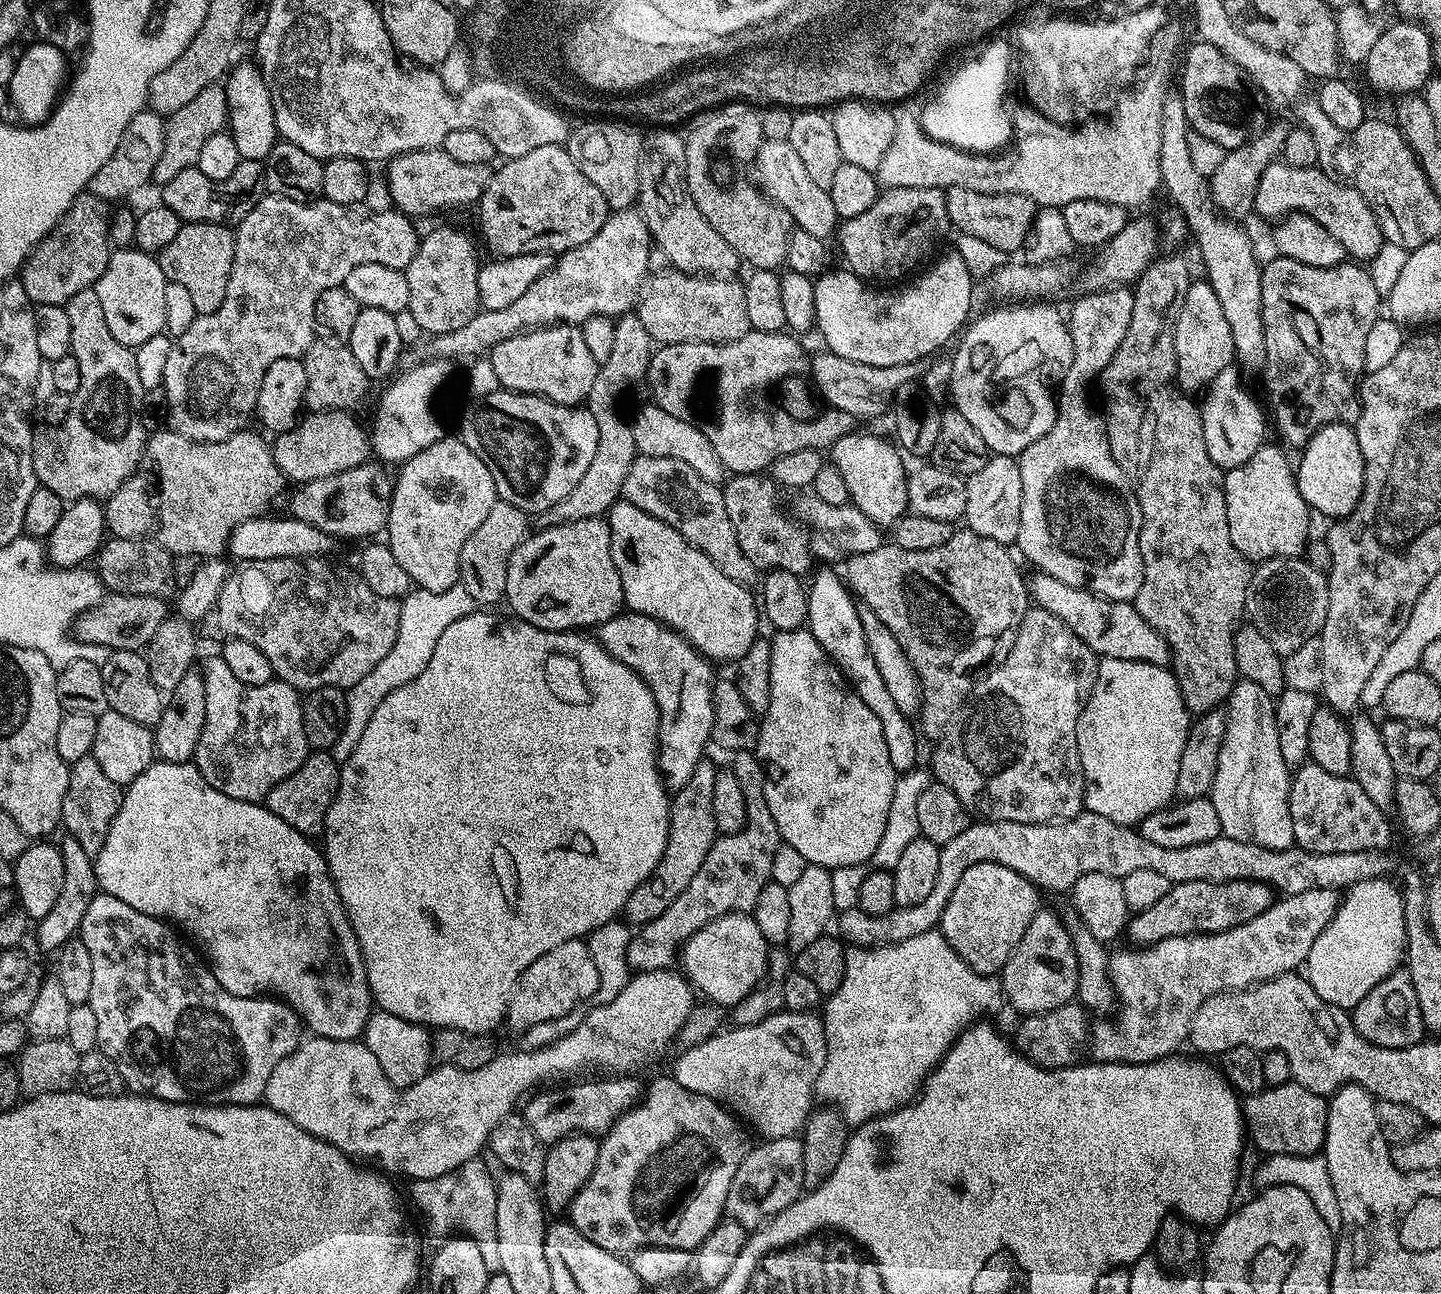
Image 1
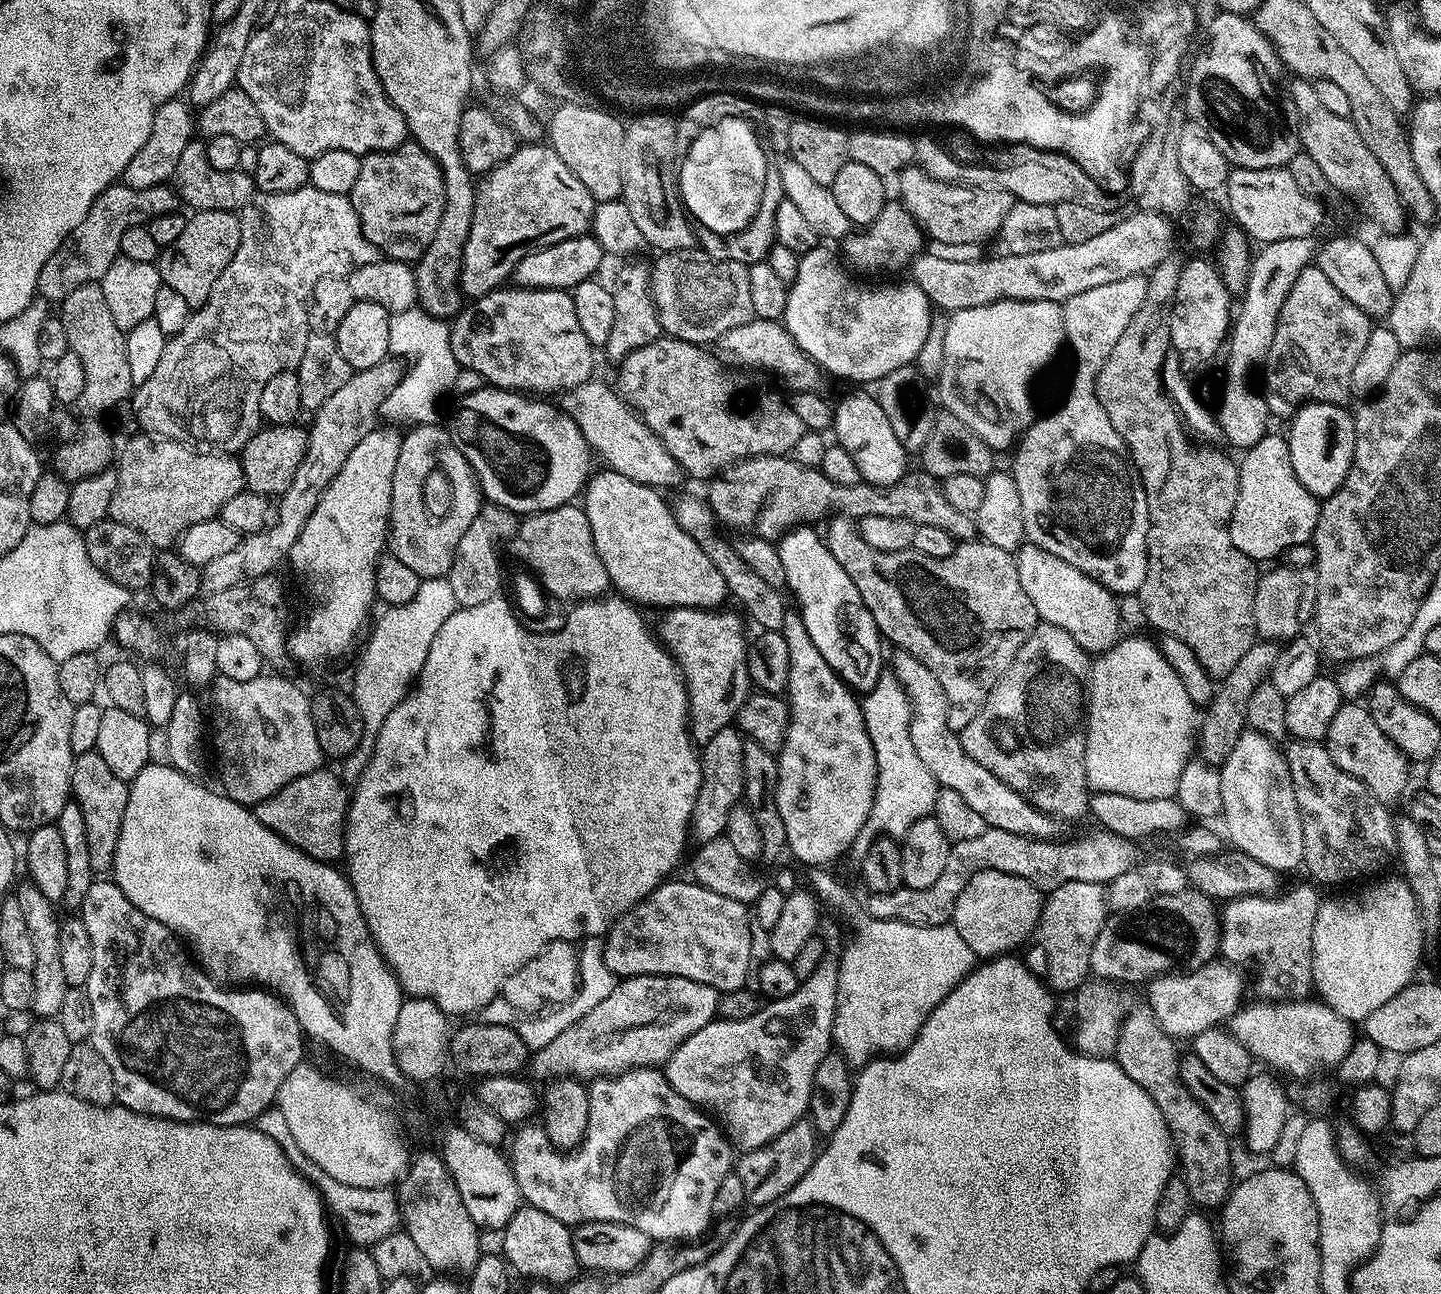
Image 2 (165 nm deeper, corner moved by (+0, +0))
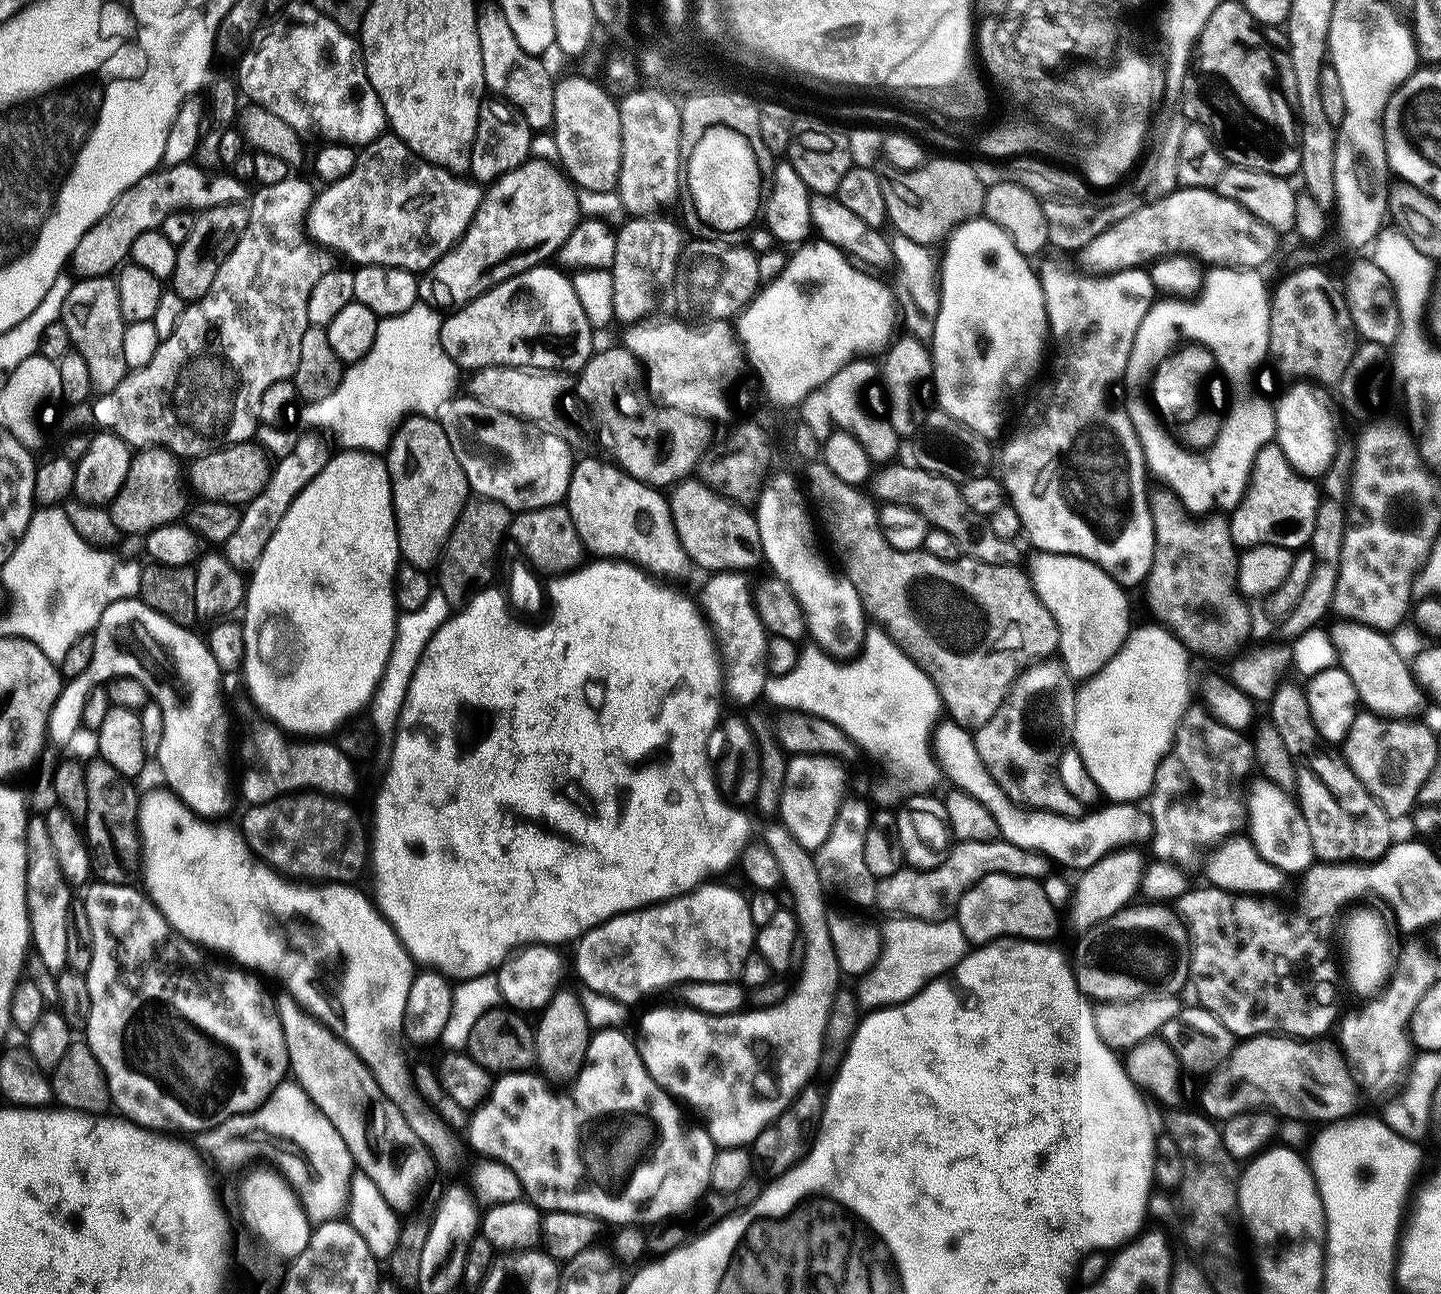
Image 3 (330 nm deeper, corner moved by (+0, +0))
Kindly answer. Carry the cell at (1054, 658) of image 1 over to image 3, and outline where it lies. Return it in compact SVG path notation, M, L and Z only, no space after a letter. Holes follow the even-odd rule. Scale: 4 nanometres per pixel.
M1038 662L1021 672L1020 677L1012 684L1012 691L1008 693L1008 699L994 714L994 718L990 718L990 722L986 722L981 728L975 729L974 739L978 750L978 758L982 758L986 770L990 770L990 778L994 778L994 782L998 782L998 786L1002 788L1013 803L1029 810L1052 812L1058 816L1079 818L1085 815L1085 805L1080 804L1078 798L1074 798L1074 794L1070 794L1070 790L1066 790L1066 786L1062 786L1062 782L1054 771L1052 739L1059 734L1060 727L1063 724L1065 727L1066 721L1071 717L1074 696L1070 688L1068 692L1067 686L1064 685L1066 676L1061 665L1056 662L1052 663Z

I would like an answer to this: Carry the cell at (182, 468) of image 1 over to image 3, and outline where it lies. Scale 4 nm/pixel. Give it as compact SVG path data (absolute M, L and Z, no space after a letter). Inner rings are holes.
M145 448L137 451L130 462L130 470L126 474L126 482L122 482L122 490L112 499L110 511L114 518L114 526L122 534L128 532L140 532L147 534L163 524L177 523L183 517L186 511L184 496L180 493L180 480L182 484L182 468L180 472L181 461L173 456L167 448Z

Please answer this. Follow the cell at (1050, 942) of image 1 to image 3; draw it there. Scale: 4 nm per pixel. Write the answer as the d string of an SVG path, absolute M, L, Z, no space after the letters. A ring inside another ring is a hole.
M1136 846L1119 848L1109 856L1103 856L1094 866L1083 869L1079 873L1080 881L1074 884L1074 895L1070 901L1072 920L1080 927L1080 930L1093 928L1102 920L1108 920L1116 912L1129 907L1134 897L1140 892L1140 879L1144 877L1146 859Z

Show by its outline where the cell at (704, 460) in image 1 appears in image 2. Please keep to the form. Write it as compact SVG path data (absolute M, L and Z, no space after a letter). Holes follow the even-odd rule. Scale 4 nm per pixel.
M599 378L587 380L559 393L558 407L582 430L589 449L605 460L613 472L622 474L639 484L649 484L651 488L665 490L676 484L682 477L680 463L669 454L666 446L650 431L633 408L626 403L620 393L608 388Z

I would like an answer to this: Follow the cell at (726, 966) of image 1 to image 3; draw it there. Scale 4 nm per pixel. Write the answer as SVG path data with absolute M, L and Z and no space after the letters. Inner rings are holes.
M720 882L702 884L694 889L693 892L675 896L672 900L664 900L661 904L649 904L647 908L635 908L632 912L623 912L621 916L610 918L606 922L602 922L597 928L590 929L587 934L580 937L574 944L574 948L576 948L576 972L580 975L581 982L585 984L583 987L589 992L604 994L623 1004L635 1006L639 1002L640 996L648 996L651 992L660 992L663 988L672 988L675 984L684 986L700 982L736 980L742 970L742 962L746 962L746 958L754 950L757 926L750 918L748 896L745 893L740 893L736 888L727 888L724 884L716 883Z

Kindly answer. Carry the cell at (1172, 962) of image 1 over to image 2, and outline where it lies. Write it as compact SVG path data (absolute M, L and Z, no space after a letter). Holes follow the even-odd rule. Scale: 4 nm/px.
M1213 962L1204 964L1201 968L1173 970L1157 976L1147 985L1147 1007L1169 1036L1197 1036L1202 1030L1223 1025L1241 1007L1245 997L1243 998L1244 976L1240 972L1243 971L1239 967L1227 962Z

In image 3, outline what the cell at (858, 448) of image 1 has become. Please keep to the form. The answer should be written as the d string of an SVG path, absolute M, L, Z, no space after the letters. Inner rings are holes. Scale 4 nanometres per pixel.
M854 358L846 366L842 366L842 370L838 370L838 374L834 374L834 378L830 378L824 383L822 395L826 400L826 410L830 413L833 425L837 429L854 434L854 438L858 438L858 442L862 442L862 448L866 450L866 454L870 454L873 465L884 466L887 460L892 459L896 451L899 450L902 444L902 437L894 430L894 426L890 426L890 422L883 415L875 416L870 409L864 405L864 387L871 382L872 379L877 379L878 364L870 360L872 358Z

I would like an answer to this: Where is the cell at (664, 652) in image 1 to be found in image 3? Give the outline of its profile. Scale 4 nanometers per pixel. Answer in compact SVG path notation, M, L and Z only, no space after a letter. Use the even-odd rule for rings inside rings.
M744 572L711 573L698 595L698 602L716 638L727 695L732 695L740 704L752 706L763 697L770 675L766 662L770 633L764 629L760 609L754 599L754 592L748 589L746 577Z

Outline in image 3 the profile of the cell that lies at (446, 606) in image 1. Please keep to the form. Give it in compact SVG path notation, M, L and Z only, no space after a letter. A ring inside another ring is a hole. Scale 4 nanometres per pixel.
M433 590L430 598L426 598L423 606L418 610L400 612L396 618L396 637L394 646L390 650L390 658L386 662L386 670L382 674L376 693L372 695L370 713L372 712L371 727L377 737L395 737L396 727L402 714L402 706L406 702L406 694L410 690L410 678L414 678L414 670L418 670L418 662L434 634L438 634L438 626L448 621L450 609L446 598L438 590Z

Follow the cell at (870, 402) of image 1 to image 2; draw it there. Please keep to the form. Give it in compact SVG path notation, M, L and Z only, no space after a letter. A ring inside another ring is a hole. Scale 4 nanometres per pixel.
M753 318L746 322L746 326L734 326L718 341L718 355L725 365L743 366L748 368L765 368L773 372L782 383L788 387L789 393L794 392L819 392L823 393L826 373L823 368L815 364L809 356L802 351L790 338L780 320L757 320ZM740 364L745 364L740 365ZM748 367L748 368L747 368Z

